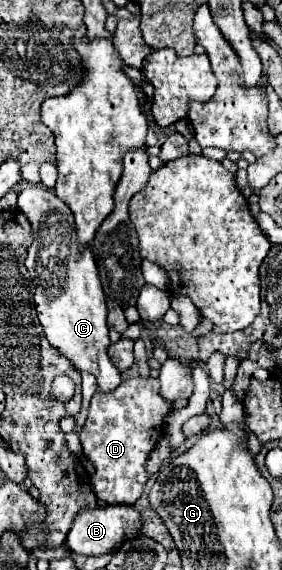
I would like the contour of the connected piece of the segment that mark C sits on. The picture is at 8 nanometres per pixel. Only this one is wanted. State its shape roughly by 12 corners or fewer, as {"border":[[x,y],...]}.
{"border":[[28,184],[26,268],[46,338],[108,392],[104,290],[70,208]]}

